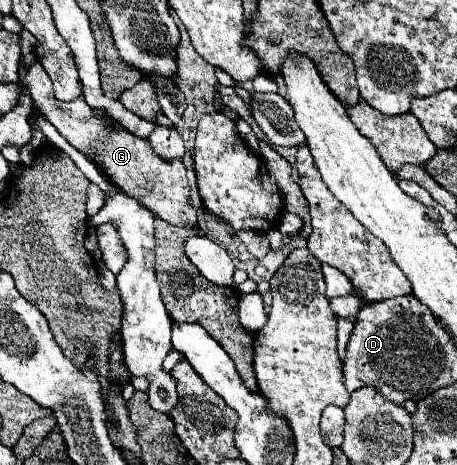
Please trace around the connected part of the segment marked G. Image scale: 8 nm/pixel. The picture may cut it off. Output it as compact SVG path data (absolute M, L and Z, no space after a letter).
M38 61L32 65L20 63L18 77L22 83L26 83L38 111L58 129L58 133L88 159L94 159L96 165L104 169L104 173L114 177L124 193L140 199L140 203L144 203L154 215L172 225L196 225L196 209L190 203L190 185L182 161L160 161L160 157L152 153L148 139L140 139L130 131L112 125L110 121L100 121L84 100L82 85L80 96L74 101L58 101L52 95L48 73Z

